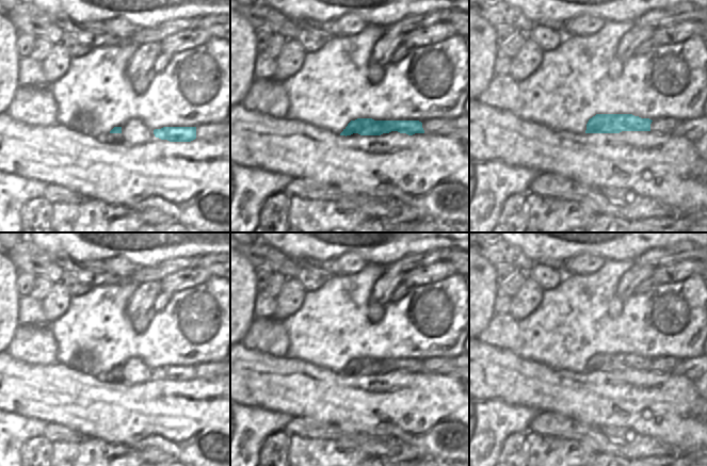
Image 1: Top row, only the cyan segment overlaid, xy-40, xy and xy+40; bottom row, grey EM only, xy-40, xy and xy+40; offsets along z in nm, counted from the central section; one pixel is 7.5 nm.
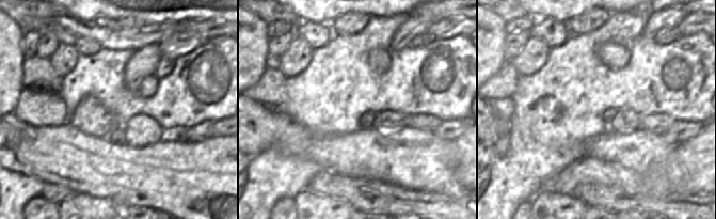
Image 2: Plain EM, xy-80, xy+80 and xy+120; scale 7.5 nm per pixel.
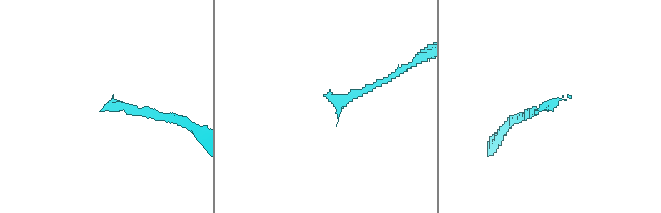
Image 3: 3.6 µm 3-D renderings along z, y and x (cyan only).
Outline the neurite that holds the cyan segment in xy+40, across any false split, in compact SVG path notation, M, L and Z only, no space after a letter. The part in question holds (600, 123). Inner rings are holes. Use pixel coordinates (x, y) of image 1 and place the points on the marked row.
M596 114L589 119L585 133L620 133L650 131L652 119L632 114Z

